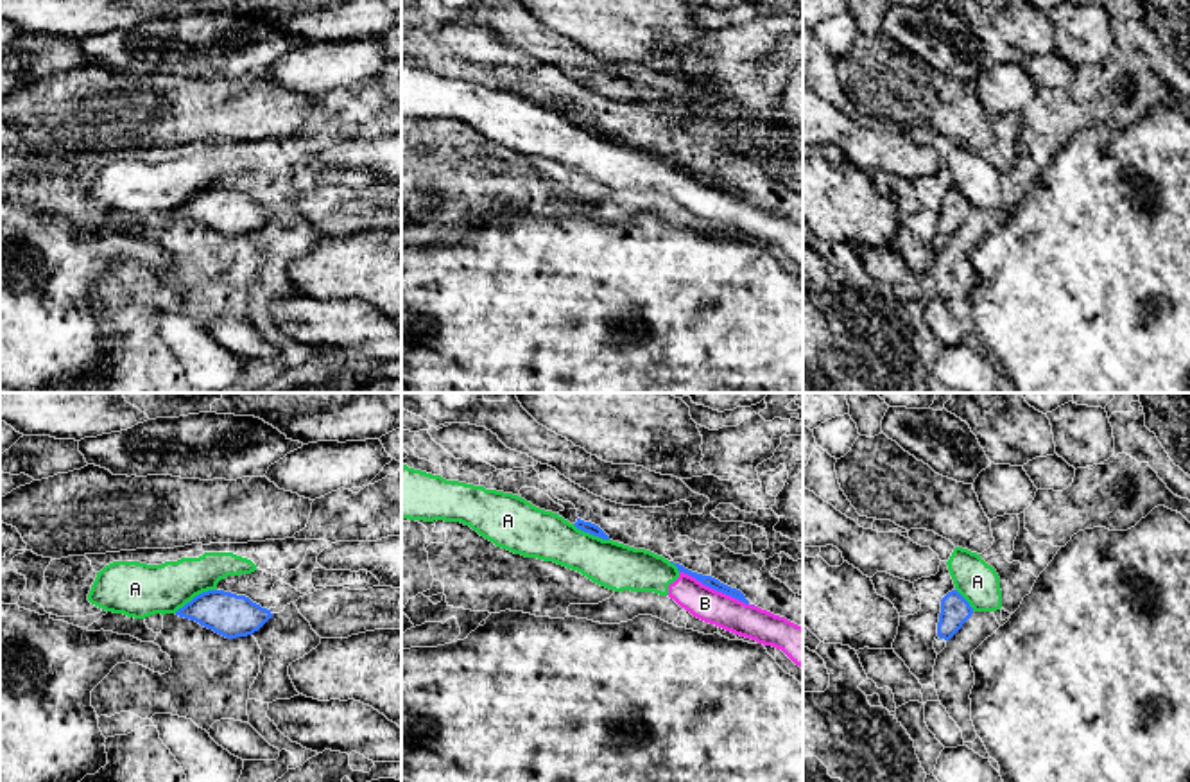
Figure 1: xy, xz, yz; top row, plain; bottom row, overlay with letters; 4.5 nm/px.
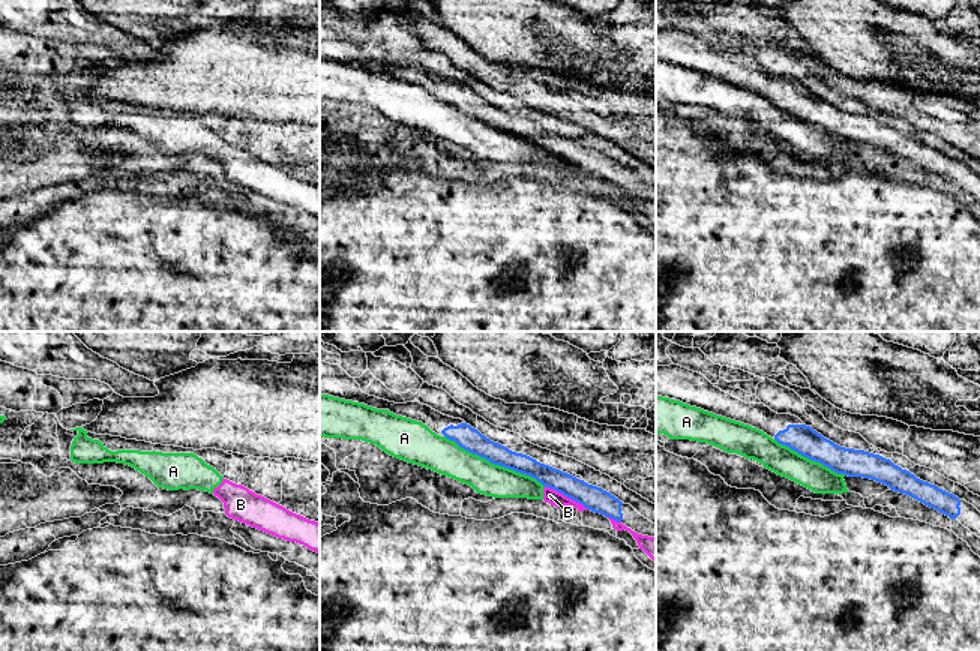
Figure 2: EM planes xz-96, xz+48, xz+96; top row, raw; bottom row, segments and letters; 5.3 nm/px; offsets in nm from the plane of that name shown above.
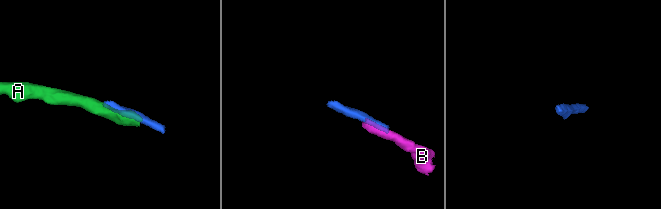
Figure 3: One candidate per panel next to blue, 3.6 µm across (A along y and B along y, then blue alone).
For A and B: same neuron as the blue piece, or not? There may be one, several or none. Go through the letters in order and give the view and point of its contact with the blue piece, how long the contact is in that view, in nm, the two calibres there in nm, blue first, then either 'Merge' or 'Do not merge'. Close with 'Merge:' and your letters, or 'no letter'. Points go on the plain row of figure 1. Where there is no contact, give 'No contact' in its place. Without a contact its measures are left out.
A: Touches blue at xy (196, 194). Shared border 220 nm. Thickness 200 nm (blue) against 240 nm. Do not merge
B: Touches blue at xz (714, 187). Shared border 340 nm. Thickness 50 nm (blue) against 150 nm. Do not merge
Merge: no letter

